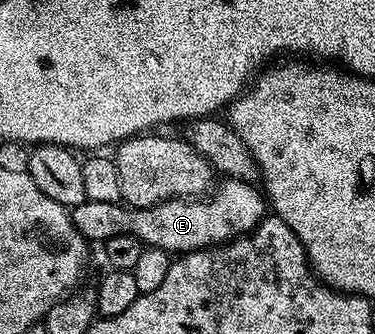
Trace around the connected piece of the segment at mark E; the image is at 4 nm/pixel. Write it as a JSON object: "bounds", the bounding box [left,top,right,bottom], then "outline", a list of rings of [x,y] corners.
{"bounds":[71,179,267,255],"outline":[[[232,179],[222,180],[212,192],[200,199],[165,201],[150,209],[131,209],[121,203],[94,201],[84,201],[71,209],[73,225],[90,243],[103,243],[115,235],[130,233],[146,247],[165,249],[170,255],[190,253],[234,241],[244,233],[250,233],[266,215],[267,201],[262,190],[248,181]]]}

